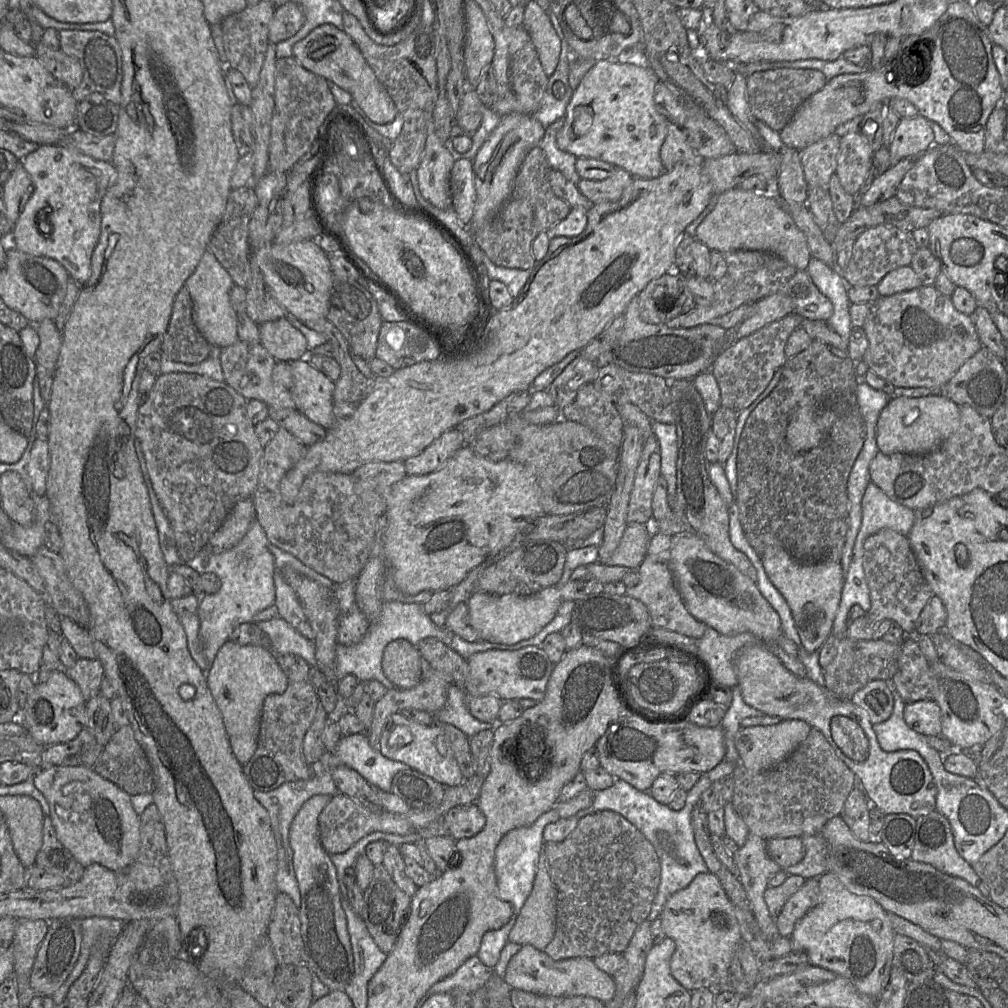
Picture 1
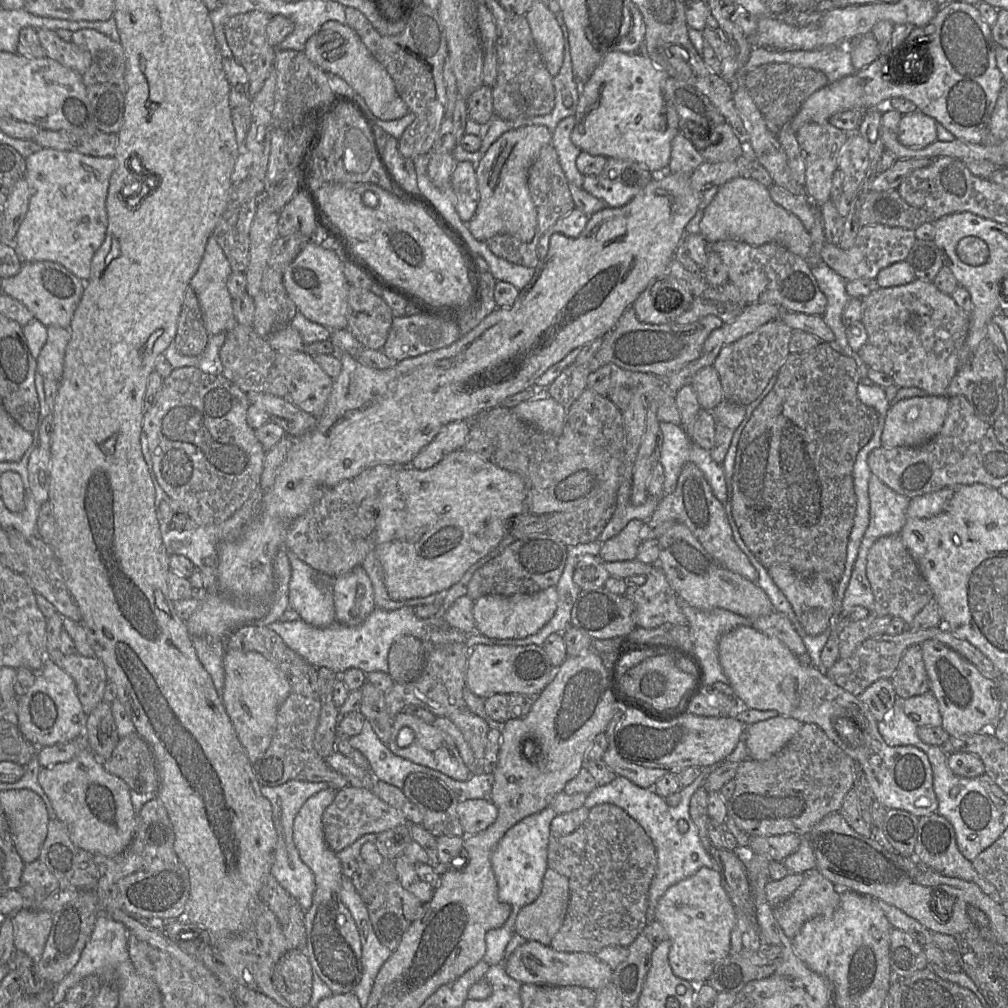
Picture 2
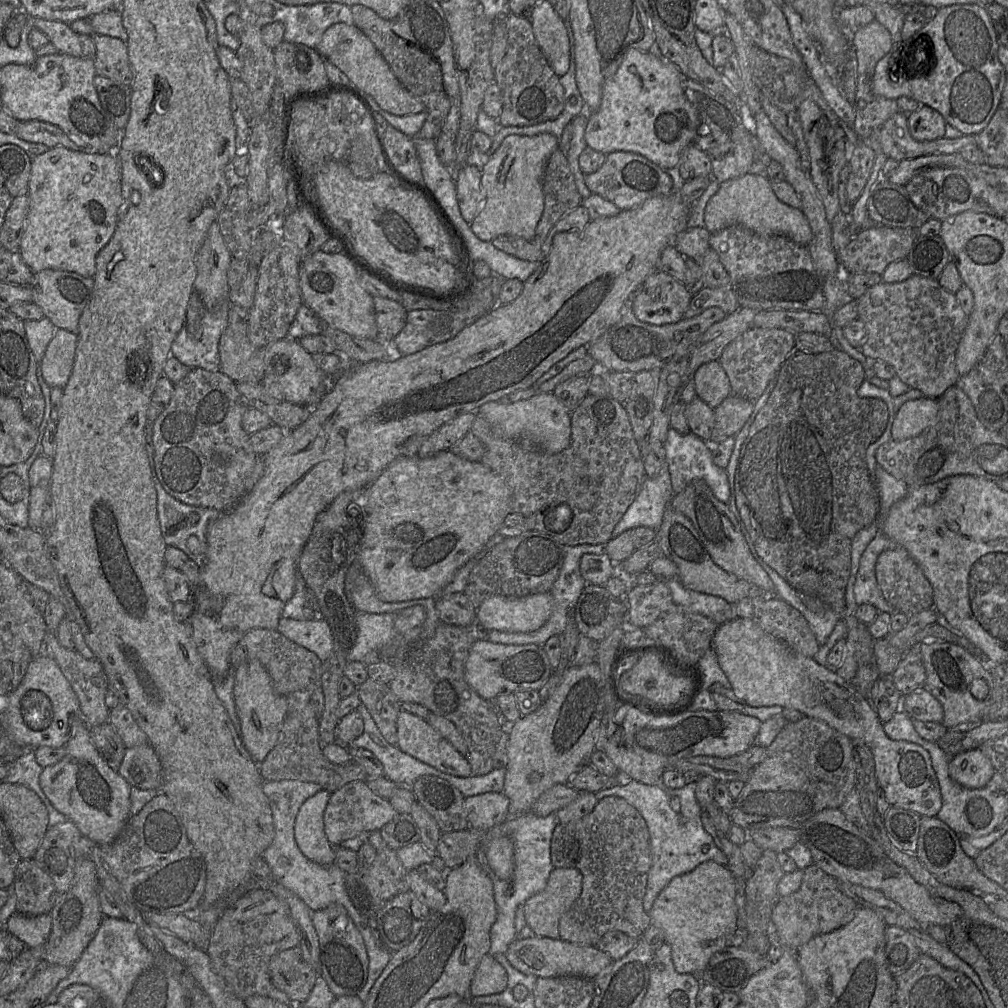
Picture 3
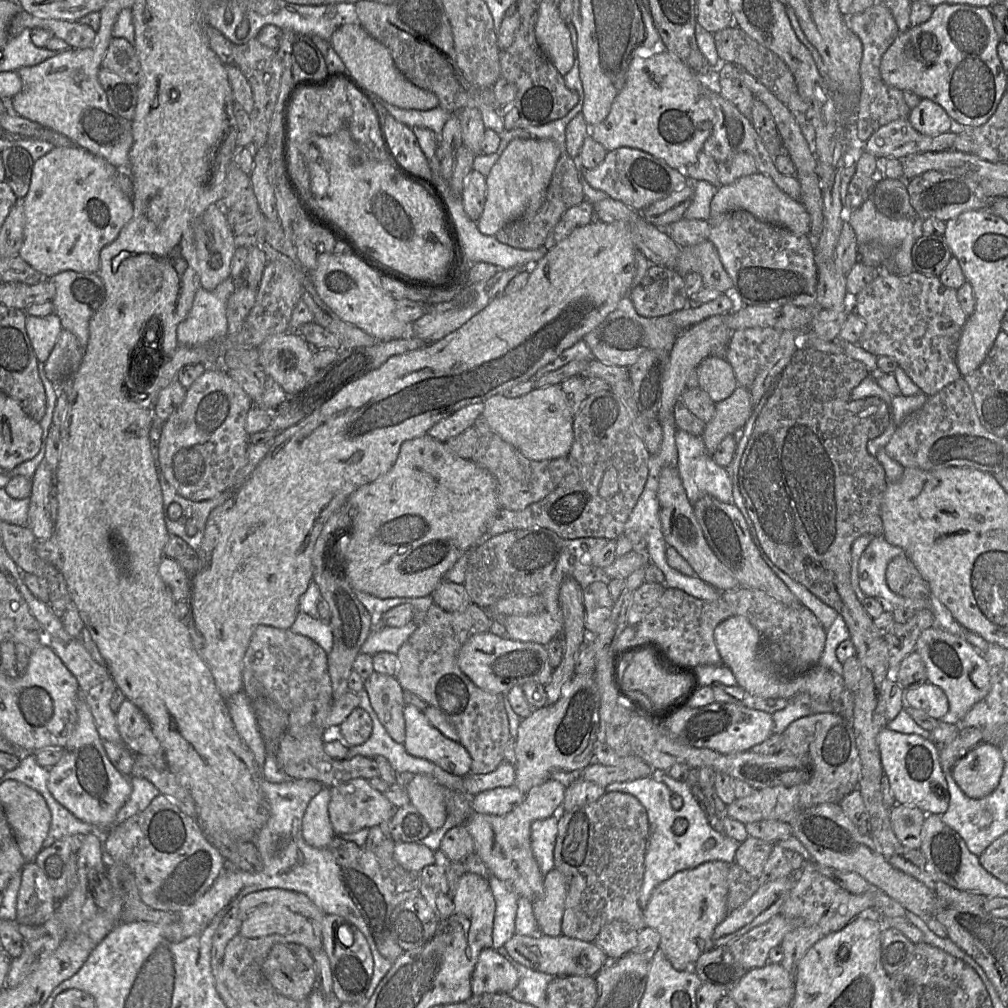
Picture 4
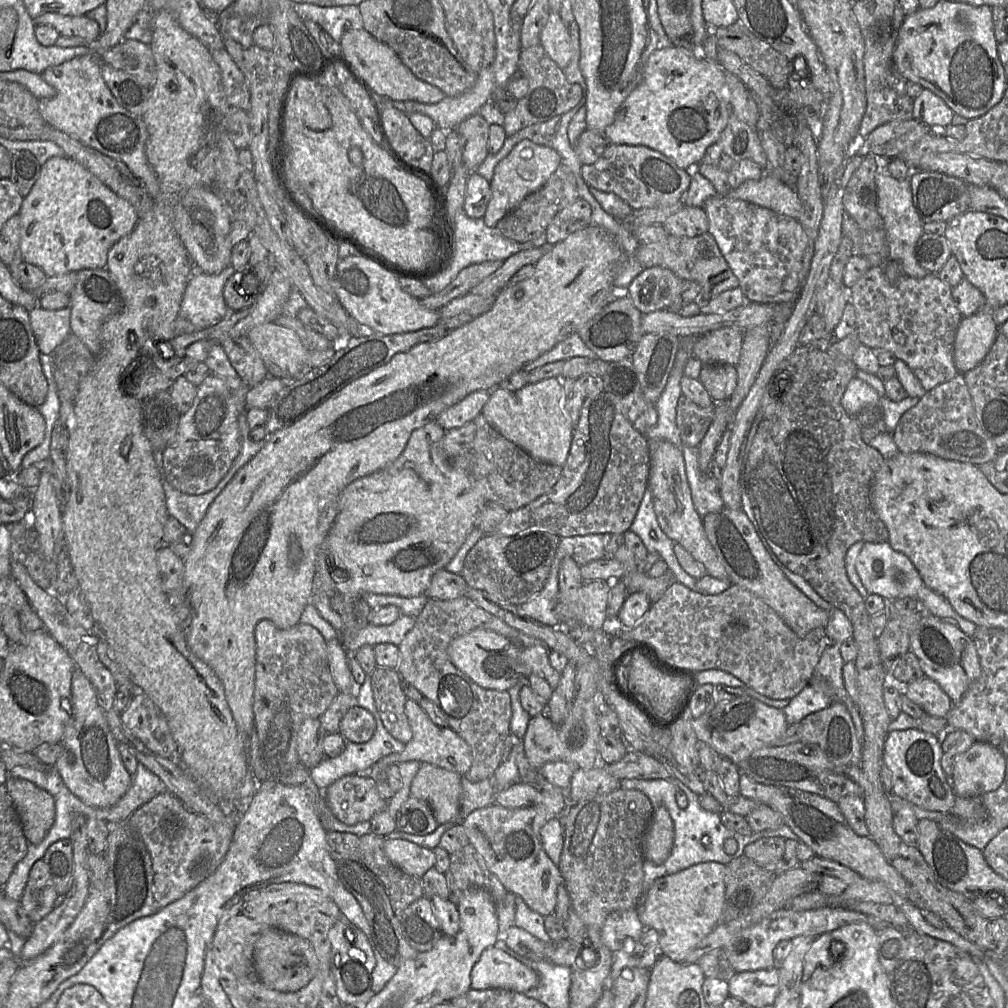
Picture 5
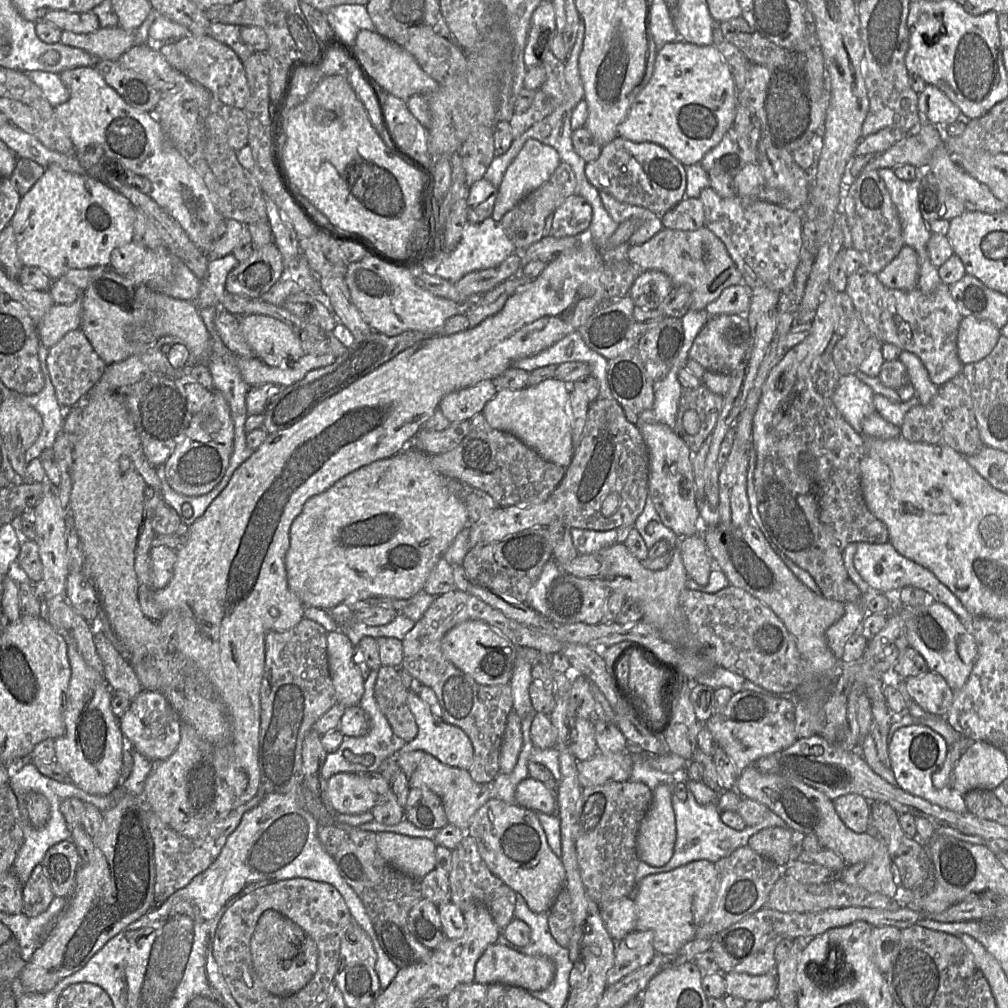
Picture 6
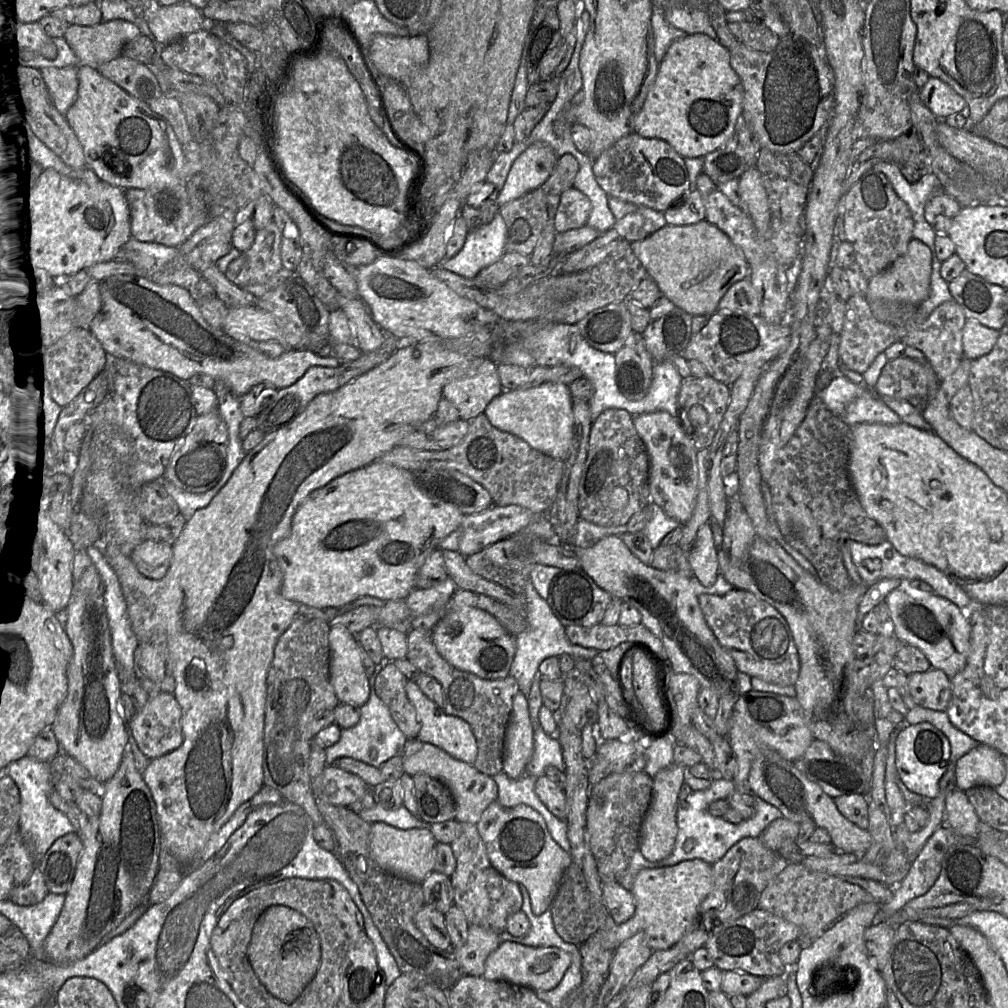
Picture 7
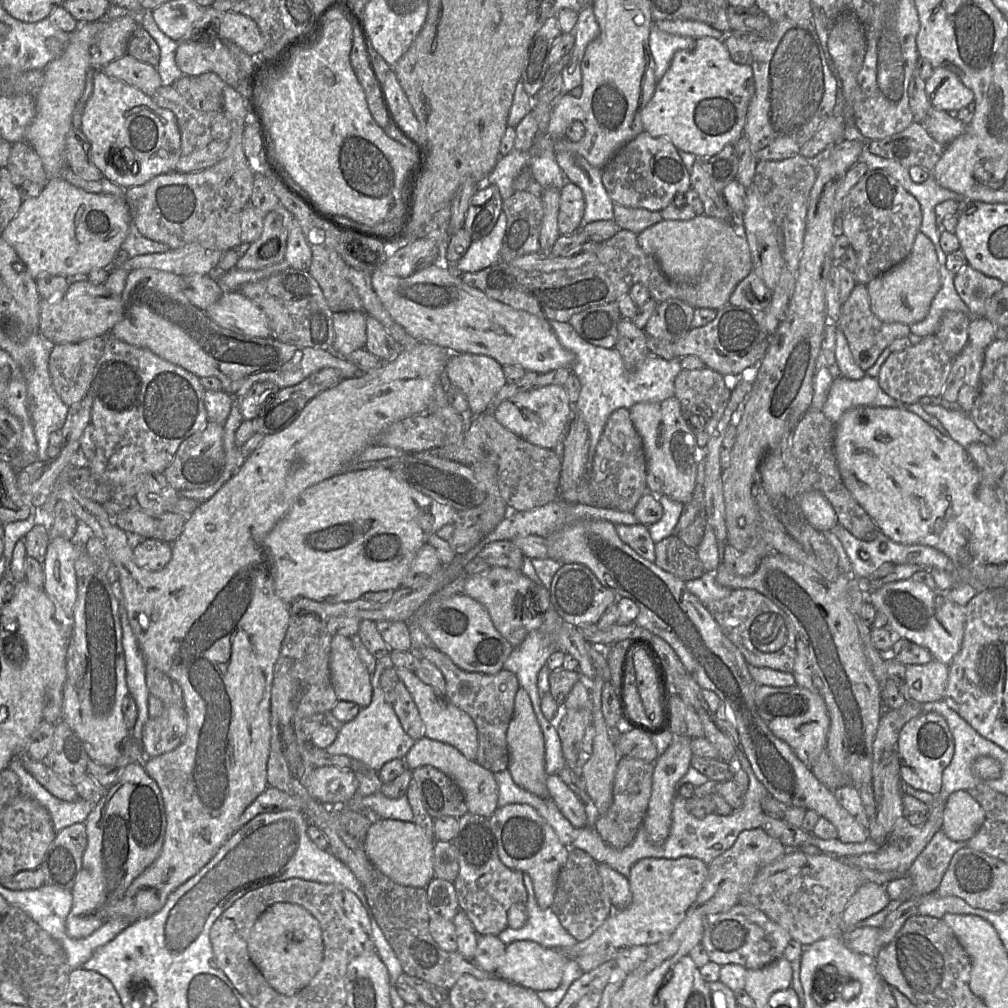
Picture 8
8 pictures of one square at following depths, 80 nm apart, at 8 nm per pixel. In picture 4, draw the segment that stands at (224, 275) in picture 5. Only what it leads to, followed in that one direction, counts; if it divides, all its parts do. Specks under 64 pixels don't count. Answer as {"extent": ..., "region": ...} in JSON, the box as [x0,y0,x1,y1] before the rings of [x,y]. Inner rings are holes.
{"extent":[178,276,235,346],"region":[[[231,276],[211,291],[197,288],[188,315],[178,325],[179,346],[213,345],[227,336],[227,301],[234,290],[235,280]]]}

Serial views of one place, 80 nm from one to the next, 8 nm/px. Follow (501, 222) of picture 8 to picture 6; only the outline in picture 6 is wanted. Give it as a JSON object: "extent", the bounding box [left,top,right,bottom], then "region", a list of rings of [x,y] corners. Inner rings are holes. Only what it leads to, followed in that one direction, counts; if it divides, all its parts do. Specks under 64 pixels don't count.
{"extent":[426,217,516,283],"region":[[[488,217],[480,223],[467,222],[456,248],[451,252],[443,251],[438,258],[438,262],[428,267],[426,271],[456,283],[470,272],[499,265],[515,251],[516,247],[506,235],[500,221]]]}

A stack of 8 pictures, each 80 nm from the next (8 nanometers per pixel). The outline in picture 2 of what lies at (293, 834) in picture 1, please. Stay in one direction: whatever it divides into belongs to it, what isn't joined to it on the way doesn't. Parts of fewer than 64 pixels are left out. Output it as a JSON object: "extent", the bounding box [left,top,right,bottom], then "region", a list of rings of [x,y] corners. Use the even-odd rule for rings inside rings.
{"extent":[293,789,362,994],"region":[[[324,789],[300,808],[293,822],[293,842],[304,864],[312,871],[315,890],[312,904],[304,912],[306,932],[305,953],[317,974],[333,994],[353,993],[362,977],[362,947],[356,924],[340,899],[342,881],[341,862],[323,836],[322,815],[335,798],[335,790]]]}

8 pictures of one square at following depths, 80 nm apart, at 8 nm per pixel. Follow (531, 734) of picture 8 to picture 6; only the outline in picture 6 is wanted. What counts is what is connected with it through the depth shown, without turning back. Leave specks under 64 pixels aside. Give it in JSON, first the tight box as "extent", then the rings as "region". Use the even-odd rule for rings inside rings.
{"extent":[500,710,523,773],"region":[[[514,710],[508,715],[506,729],[500,749],[500,772],[510,773],[517,761],[523,746],[522,719]]]}

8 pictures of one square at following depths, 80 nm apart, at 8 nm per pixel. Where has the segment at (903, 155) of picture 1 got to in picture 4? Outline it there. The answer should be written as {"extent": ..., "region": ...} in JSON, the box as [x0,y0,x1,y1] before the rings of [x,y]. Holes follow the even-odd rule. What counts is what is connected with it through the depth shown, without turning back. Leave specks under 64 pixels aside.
{"extent":[908,98,952,136],"region":[[[921,98],[920,103],[911,109],[908,121],[919,133],[938,136],[950,131],[952,119],[940,105]]]}

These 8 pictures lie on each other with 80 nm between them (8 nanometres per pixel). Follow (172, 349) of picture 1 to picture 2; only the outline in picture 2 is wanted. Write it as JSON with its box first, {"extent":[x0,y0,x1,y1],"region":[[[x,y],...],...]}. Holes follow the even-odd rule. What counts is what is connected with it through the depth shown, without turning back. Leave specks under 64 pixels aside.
{"extent":[173,287,208,356],"region":[[[188,287],[184,294],[173,343],[181,354],[196,356],[204,351],[208,338],[197,295],[191,287]]]}

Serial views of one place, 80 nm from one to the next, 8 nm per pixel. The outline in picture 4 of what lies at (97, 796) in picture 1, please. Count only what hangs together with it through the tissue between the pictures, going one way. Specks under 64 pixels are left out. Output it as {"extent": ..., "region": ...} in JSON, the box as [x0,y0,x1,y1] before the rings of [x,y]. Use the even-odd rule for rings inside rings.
{"extent":[47,691,132,828],"region":[[[79,691],[79,698],[76,704],[76,724],[71,737],[63,747],[63,755],[59,762],[49,769],[47,788],[52,796],[81,821],[110,828],[117,816],[118,811],[126,803],[132,792],[132,785],[129,776],[121,774],[112,764],[103,746],[91,710],[82,698]]]}

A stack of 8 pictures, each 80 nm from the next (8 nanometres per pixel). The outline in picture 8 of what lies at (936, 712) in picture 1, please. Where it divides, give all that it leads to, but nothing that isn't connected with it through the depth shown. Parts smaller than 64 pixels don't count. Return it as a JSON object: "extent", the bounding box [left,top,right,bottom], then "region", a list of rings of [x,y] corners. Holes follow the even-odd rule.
{"extent":[905,659,949,704],"region":[[[932,659],[924,665],[907,665],[905,670],[911,699],[922,704],[943,699],[949,676],[946,664]]]}

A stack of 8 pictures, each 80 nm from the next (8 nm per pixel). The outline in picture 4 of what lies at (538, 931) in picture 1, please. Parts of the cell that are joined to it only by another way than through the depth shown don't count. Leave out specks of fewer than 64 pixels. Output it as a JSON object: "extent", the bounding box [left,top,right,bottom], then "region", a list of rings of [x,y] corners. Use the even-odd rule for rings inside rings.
{"extent":[532,869,567,935],"region":[[[557,869],[544,876],[544,892],[532,902],[533,914],[543,935],[562,935],[561,923],[567,896],[567,879]]]}

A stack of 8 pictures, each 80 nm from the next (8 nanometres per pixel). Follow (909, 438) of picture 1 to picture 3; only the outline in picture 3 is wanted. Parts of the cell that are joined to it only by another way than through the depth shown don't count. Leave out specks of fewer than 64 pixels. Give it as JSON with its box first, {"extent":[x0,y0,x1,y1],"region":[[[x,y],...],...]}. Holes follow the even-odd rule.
{"extent":[892,397,938,441],"region":[[[922,397],[905,402],[895,414],[892,440],[902,441],[918,436],[936,422],[938,411],[937,399]]]}

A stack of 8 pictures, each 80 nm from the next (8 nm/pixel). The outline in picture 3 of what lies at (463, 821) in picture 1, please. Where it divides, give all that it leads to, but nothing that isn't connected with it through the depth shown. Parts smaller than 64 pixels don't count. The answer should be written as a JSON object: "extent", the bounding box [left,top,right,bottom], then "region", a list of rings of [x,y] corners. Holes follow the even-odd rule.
{"extent":[464,792,509,831],"region":[[[487,792],[466,797],[464,809],[469,828],[487,831],[507,819],[509,799],[502,792]]]}

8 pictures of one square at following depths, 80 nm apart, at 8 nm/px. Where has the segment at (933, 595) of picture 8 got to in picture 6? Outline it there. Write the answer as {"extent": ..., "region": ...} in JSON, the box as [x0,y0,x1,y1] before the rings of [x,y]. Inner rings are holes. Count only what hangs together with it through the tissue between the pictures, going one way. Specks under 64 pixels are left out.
{"extent":[891,600,977,692],"region":[[[929,600],[929,602],[924,605],[915,607],[897,606],[891,610],[899,611],[905,625],[908,644],[923,657],[928,671],[941,675],[953,692],[961,689],[968,679],[976,661],[977,646],[970,630],[965,627],[957,615],[949,607],[932,600]]]}

